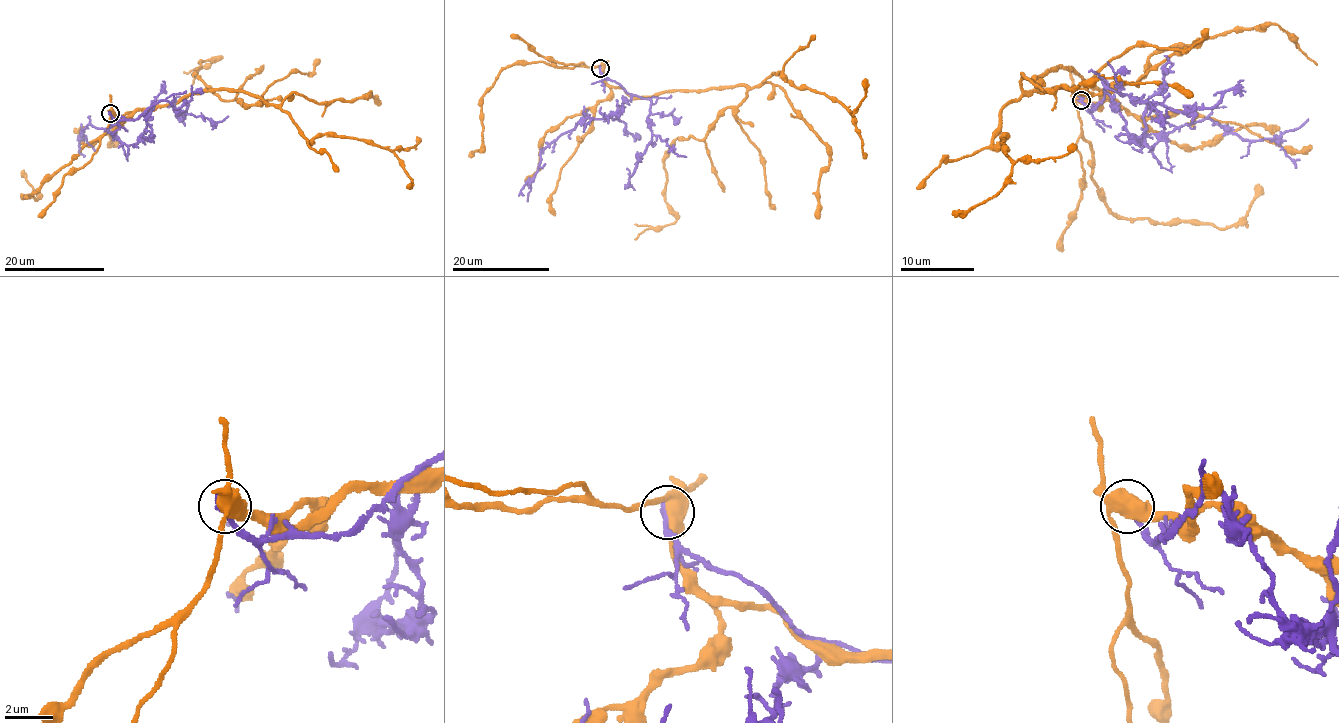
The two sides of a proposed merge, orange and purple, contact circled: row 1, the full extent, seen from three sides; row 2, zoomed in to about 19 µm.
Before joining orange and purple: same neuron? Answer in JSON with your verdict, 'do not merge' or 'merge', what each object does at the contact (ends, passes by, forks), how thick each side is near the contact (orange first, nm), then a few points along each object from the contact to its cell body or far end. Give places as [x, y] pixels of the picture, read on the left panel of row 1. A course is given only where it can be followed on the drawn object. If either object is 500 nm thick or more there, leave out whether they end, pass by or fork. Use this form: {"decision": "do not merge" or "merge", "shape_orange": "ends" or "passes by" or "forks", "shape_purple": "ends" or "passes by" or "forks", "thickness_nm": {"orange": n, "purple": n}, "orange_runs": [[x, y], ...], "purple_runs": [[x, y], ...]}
{"decision": "do not merge", "thickness_nm": {"orange": 500, "purple": 360}, "orange_runs": [[110, 114], [221, 90], [267, 105], [222, 100], [194, 72], [220, 57], [191, 84]], "purple_runs": [[110, 114], [117, 120], [135, 120], [149, 108], [151, 133], [126, 145], [88, 124], [86, 139], [81, 123]]}

